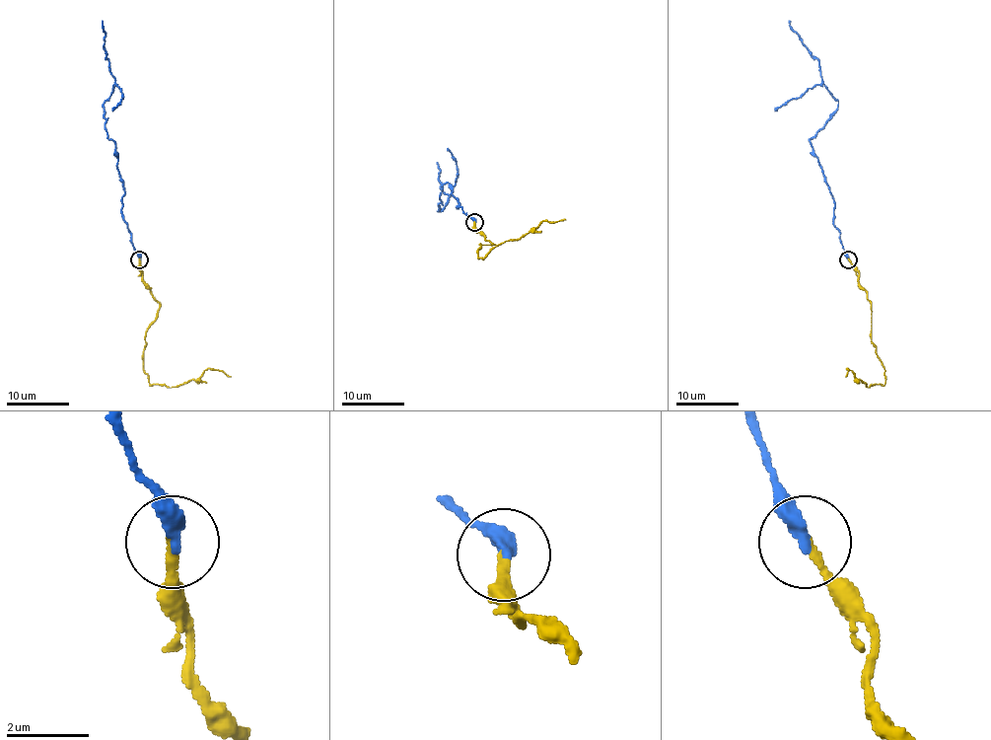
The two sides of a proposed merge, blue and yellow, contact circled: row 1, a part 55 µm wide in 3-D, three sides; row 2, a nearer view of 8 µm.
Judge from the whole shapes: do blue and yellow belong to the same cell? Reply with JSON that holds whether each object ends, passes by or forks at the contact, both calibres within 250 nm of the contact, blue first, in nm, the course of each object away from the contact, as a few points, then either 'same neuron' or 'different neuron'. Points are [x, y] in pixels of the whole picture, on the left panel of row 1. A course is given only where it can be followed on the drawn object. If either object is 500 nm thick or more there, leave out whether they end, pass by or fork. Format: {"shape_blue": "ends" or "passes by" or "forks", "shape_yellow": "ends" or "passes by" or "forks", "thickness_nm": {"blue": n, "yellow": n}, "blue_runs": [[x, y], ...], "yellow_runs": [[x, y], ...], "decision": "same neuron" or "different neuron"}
{"shape_blue": "ends", "shape_yellow": "ends", "thickness_nm": {"blue": 400, "yellow": 200}, "blue_runs": [[139, 259], [121, 212], [125, 192], [115, 143], [105, 126], [103, 103], [114, 80], [102, 21]], "yellow_runs": [[139, 259], [142, 281], [160, 304], [145, 333], [149, 382], [178, 387], [208, 368], [230, 376]], "decision": "same neuron"}

